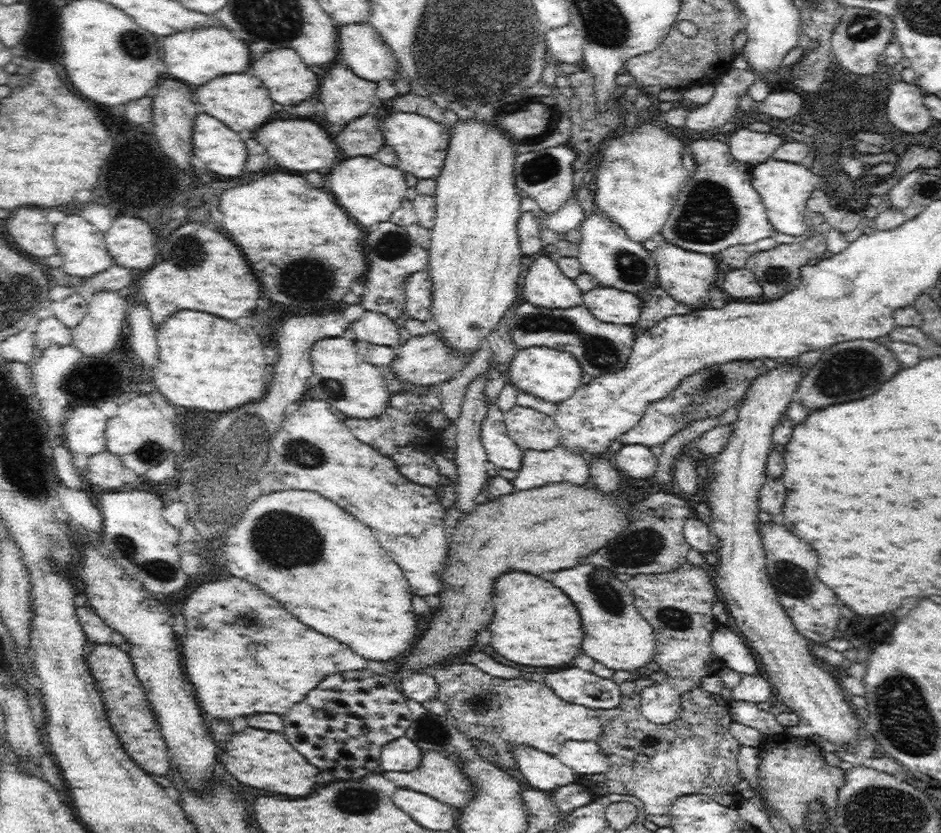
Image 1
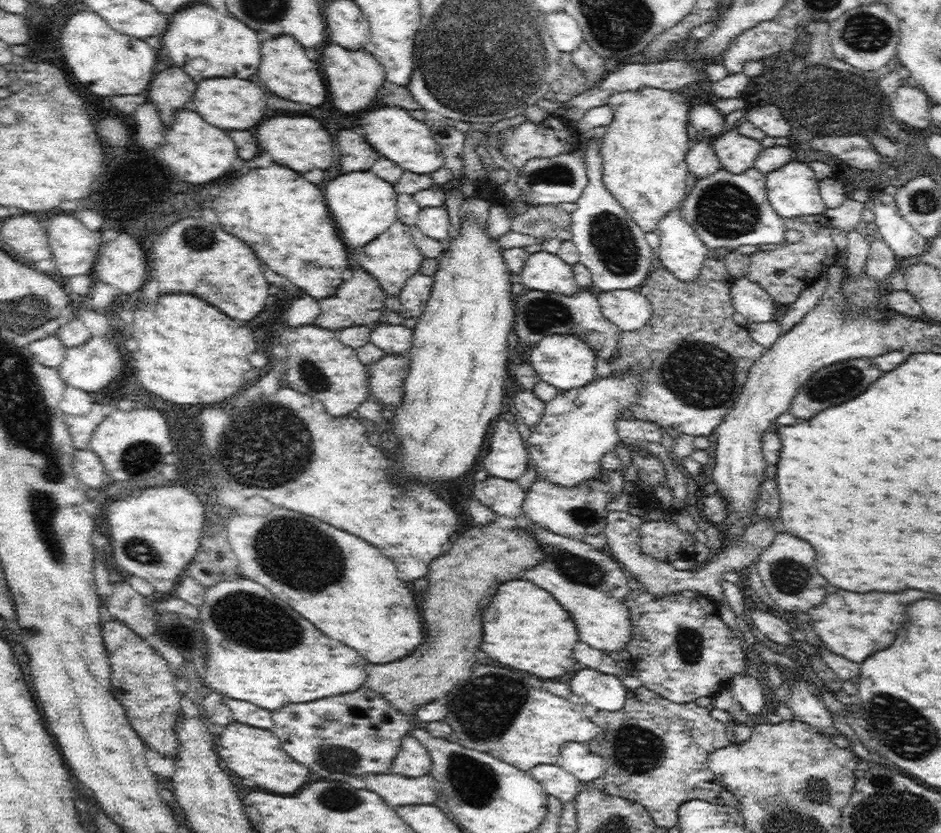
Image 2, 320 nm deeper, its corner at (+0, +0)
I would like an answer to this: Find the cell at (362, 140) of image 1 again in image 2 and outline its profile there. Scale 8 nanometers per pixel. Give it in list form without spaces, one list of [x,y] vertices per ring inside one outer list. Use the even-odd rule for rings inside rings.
[[[340,130],[338,132],[338,150],[340,150],[340,164],[342,172],[356,172],[356,170],[371,170],[371,166],[376,162],[381,154],[372,148],[364,140],[364,136],[350,132],[350,130]]]

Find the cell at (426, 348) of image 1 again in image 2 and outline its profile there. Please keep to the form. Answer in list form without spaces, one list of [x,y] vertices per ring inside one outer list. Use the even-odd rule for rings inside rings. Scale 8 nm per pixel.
[[[384,354],[368,367],[370,398],[379,403],[397,405],[403,397],[403,386],[410,370],[406,354]]]

